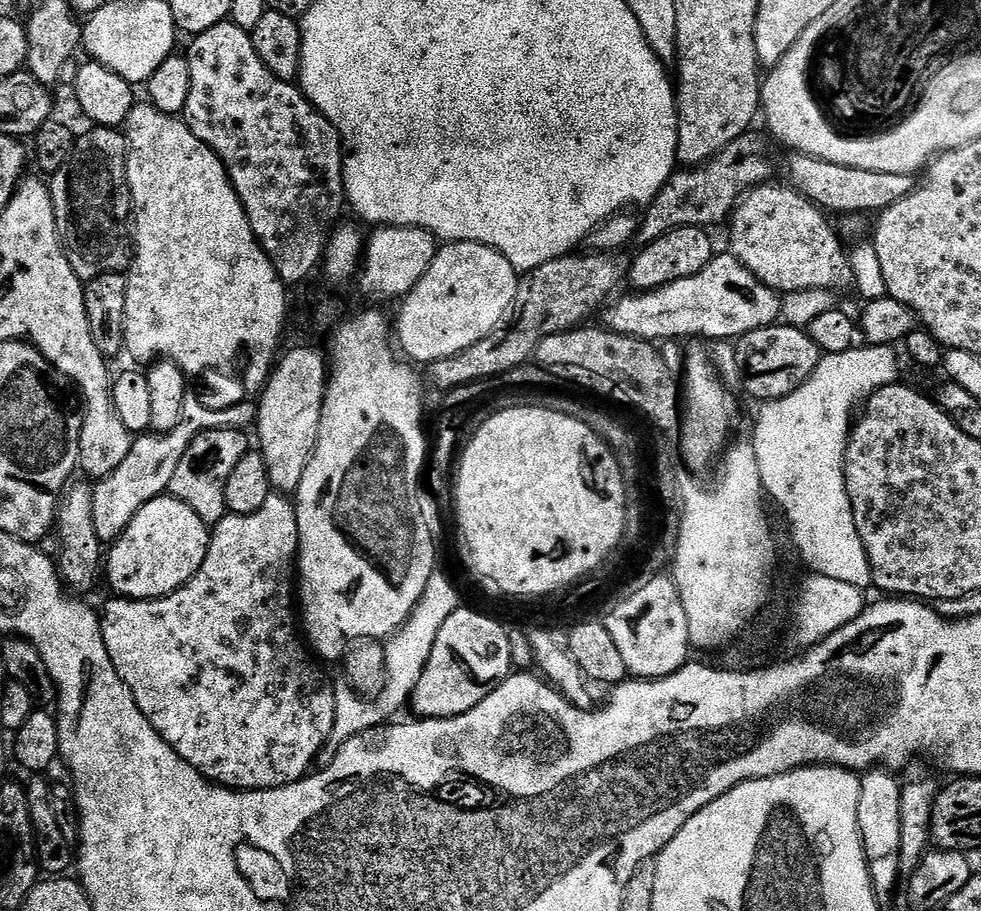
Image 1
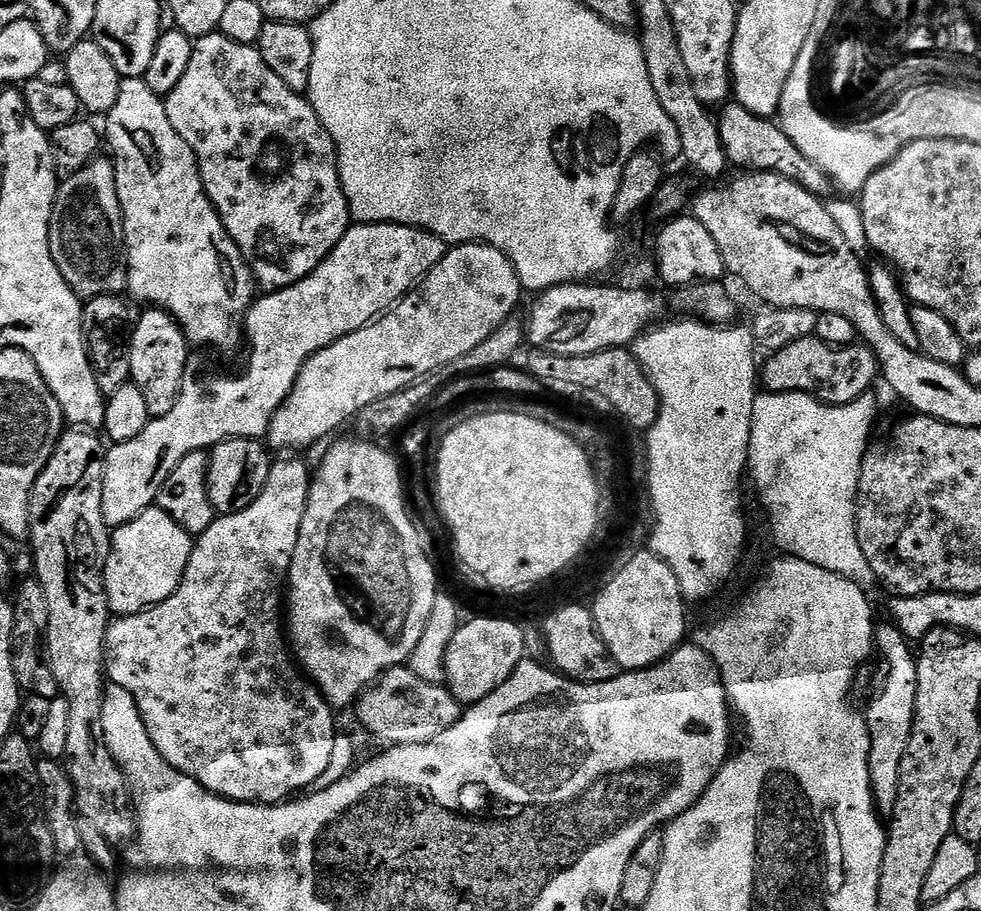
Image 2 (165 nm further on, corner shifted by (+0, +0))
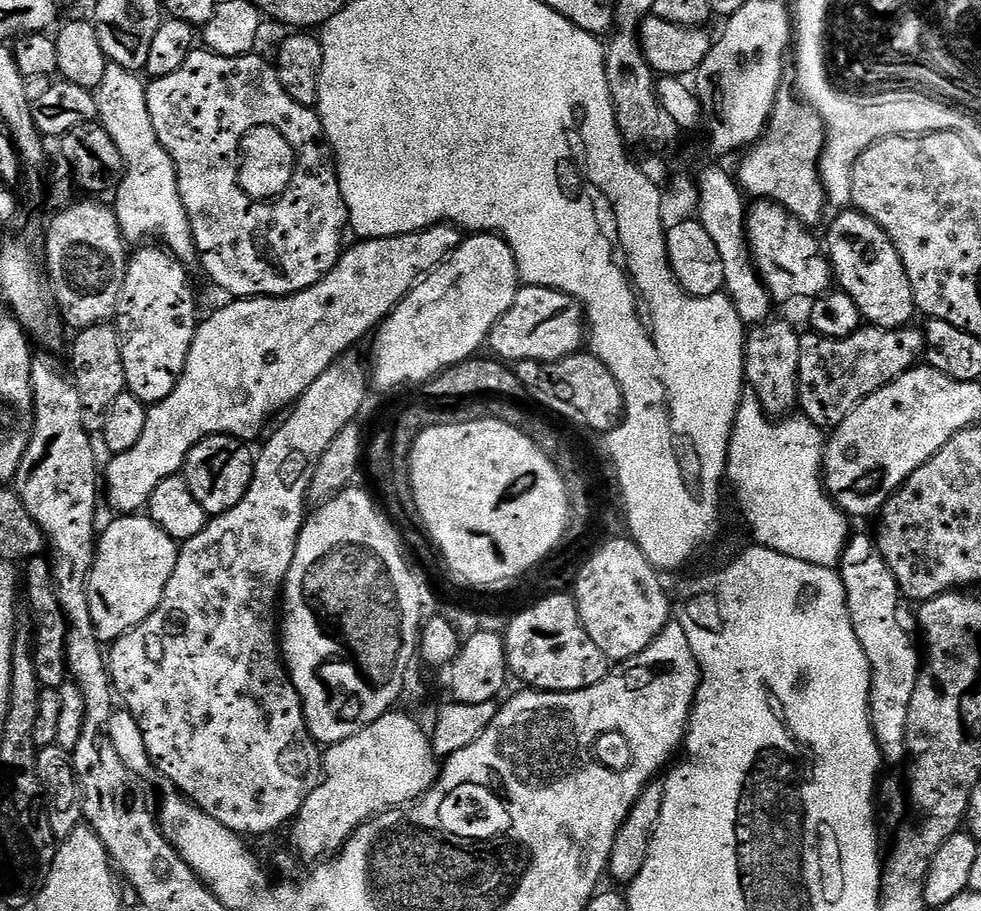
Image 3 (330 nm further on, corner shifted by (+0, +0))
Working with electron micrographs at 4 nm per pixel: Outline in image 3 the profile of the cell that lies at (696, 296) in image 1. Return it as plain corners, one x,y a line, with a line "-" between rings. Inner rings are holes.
521,287
514,298
514,306
498,318
488,336
491,355
504,362
537,360
545,364
575,356
586,344
586,313
573,296
553,288

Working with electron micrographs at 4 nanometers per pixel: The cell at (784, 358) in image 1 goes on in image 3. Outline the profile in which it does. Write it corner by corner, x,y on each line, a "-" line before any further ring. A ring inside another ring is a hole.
864,326
845,340
801,335
800,369
796,375
799,411
821,430
834,429
870,394
917,367
923,356
924,333
916,326
897,329

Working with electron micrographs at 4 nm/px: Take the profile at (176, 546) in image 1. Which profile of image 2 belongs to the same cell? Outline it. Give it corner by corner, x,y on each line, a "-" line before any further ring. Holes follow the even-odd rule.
155,506
146,509
128,524
111,533
112,549
104,571
104,589
108,611
113,617
133,616
153,604
166,602
178,590
190,562
194,543
170,514

